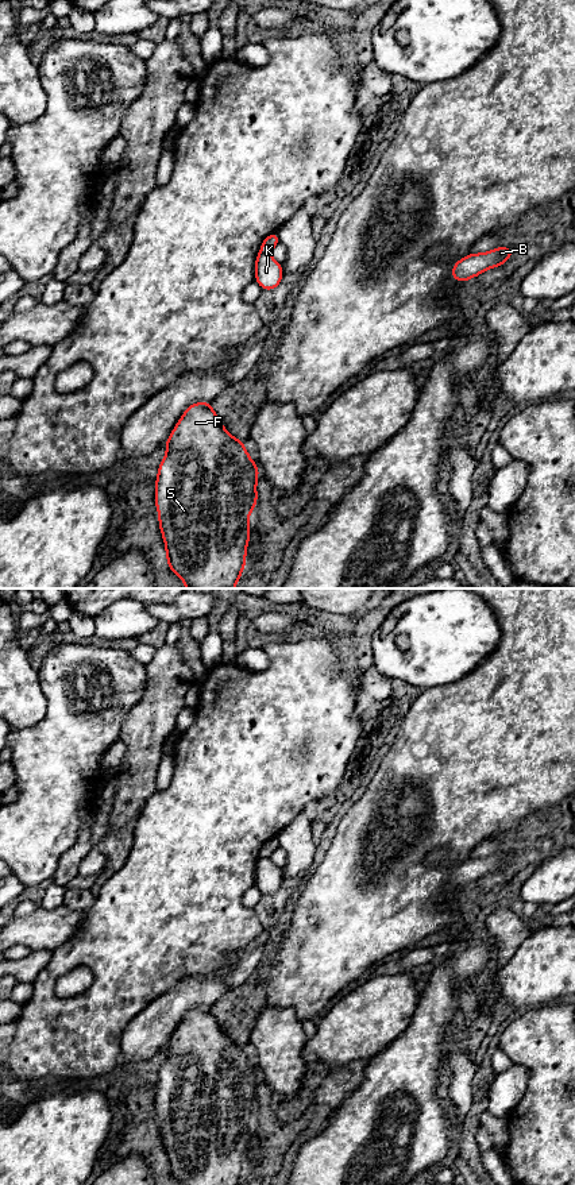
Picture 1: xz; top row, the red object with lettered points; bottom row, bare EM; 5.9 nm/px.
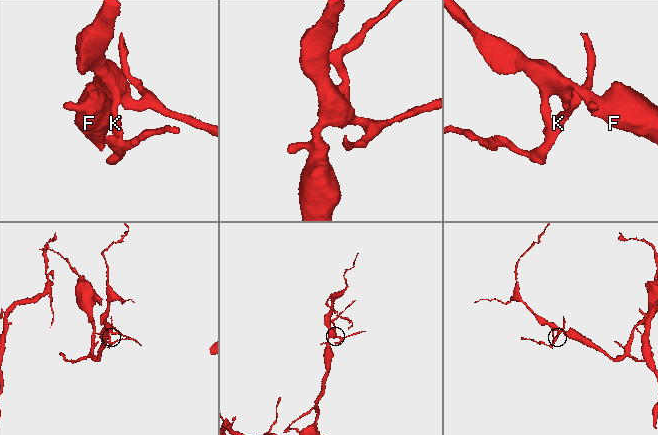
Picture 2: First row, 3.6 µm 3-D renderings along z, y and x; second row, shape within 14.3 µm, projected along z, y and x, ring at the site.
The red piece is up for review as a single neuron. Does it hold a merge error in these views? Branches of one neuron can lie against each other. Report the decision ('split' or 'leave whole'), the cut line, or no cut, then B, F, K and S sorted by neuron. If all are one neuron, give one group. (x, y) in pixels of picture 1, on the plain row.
split; cut xz (261, 855), (267, 857); groups B F S / K

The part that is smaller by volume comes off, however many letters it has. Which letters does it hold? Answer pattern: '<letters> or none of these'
K

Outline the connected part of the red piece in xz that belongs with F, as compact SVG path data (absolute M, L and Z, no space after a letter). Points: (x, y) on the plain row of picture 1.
M211 1007L190 1010L165 1049L167 1057L158 1072L155 1111L166 1150L167 1169L182 1185L239 1185L246 1170L250 1143L248 1120L255 1112L259 1078L242 1045L232 1042L219 1026Z

